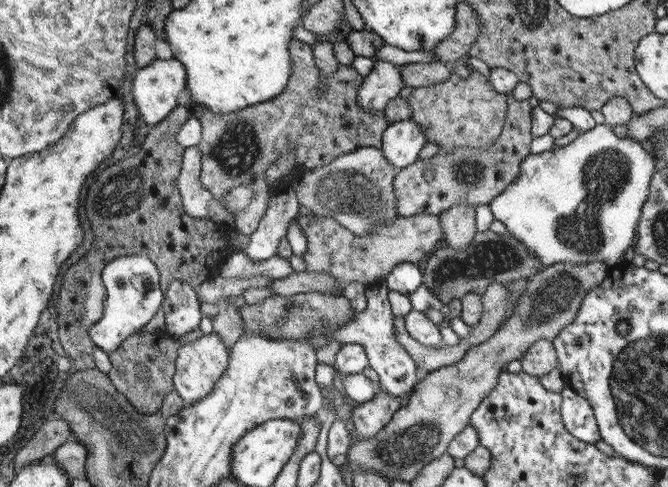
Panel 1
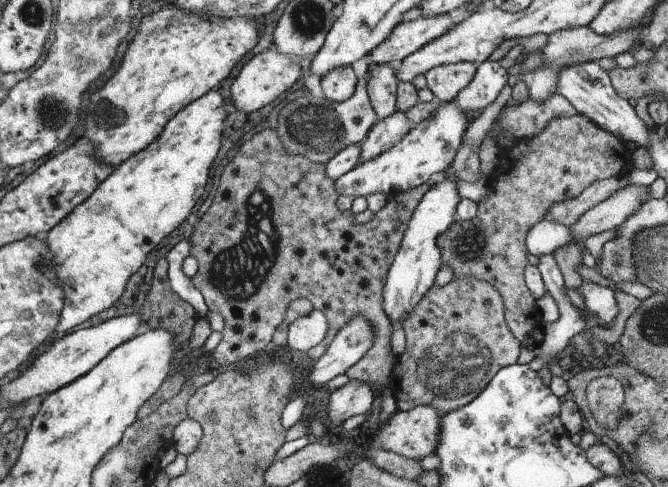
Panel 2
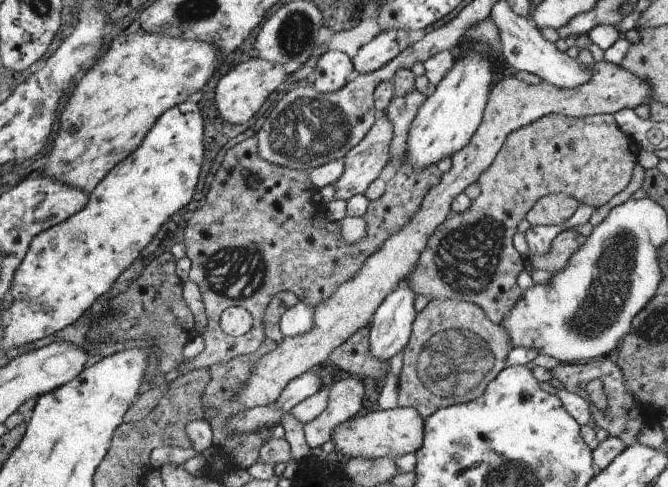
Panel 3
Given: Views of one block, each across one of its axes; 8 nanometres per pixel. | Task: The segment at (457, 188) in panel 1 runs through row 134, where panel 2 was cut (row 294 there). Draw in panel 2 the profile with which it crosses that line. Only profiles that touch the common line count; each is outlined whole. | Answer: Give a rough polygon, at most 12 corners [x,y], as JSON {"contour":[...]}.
{"contour":[[583,114],[499,154],[473,220],[437,240],[453,280],[489,282],[519,342],[541,314],[527,232],[617,178],[623,146]]}

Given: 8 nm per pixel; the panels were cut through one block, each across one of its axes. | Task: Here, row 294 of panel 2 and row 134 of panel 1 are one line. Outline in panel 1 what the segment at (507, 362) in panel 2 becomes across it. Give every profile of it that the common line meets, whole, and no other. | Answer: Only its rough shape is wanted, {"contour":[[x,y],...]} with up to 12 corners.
{"contour":[[469,70],[413,88],[411,120],[437,154],[489,148],[507,96]]}

